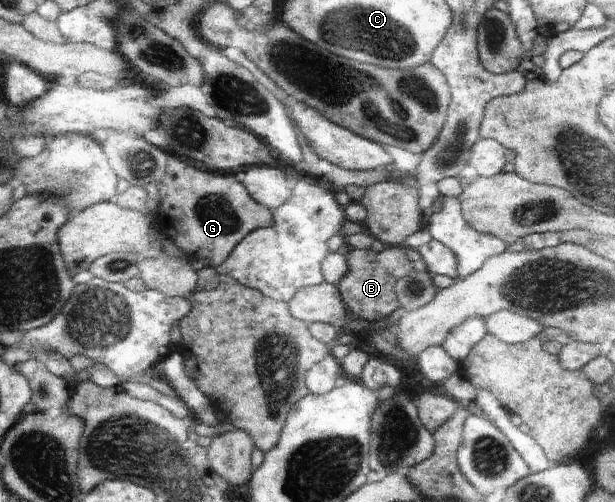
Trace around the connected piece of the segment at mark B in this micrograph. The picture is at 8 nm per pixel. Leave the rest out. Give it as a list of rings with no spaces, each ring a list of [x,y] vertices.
[[[386,247],[380,252],[370,249],[352,249],[350,254],[347,254],[348,272],[337,285],[340,294],[344,294],[344,302],[348,302],[348,310],[354,310],[358,314],[358,318],[372,323],[390,316],[399,307],[395,291],[396,281],[412,270],[412,262],[406,257],[405,249],[403,247]]]

